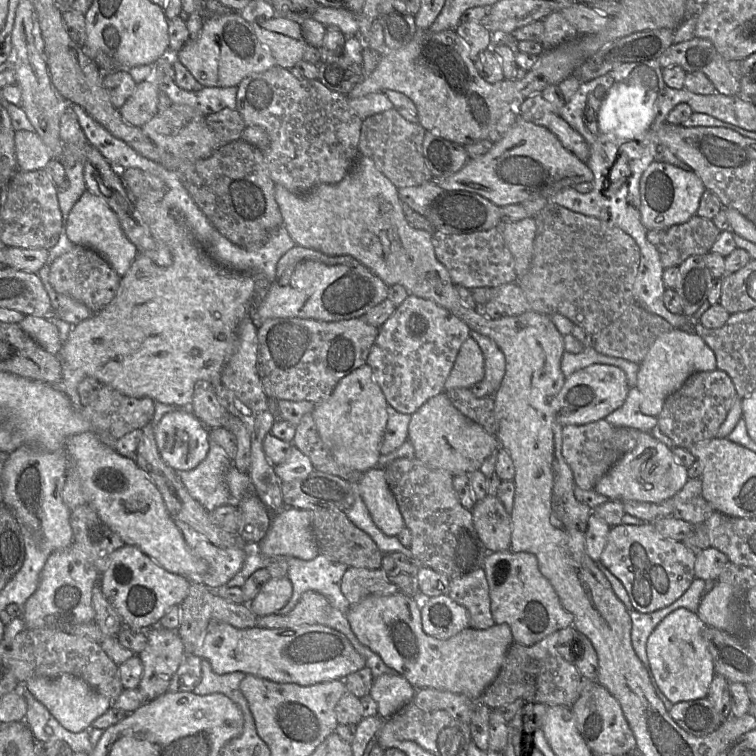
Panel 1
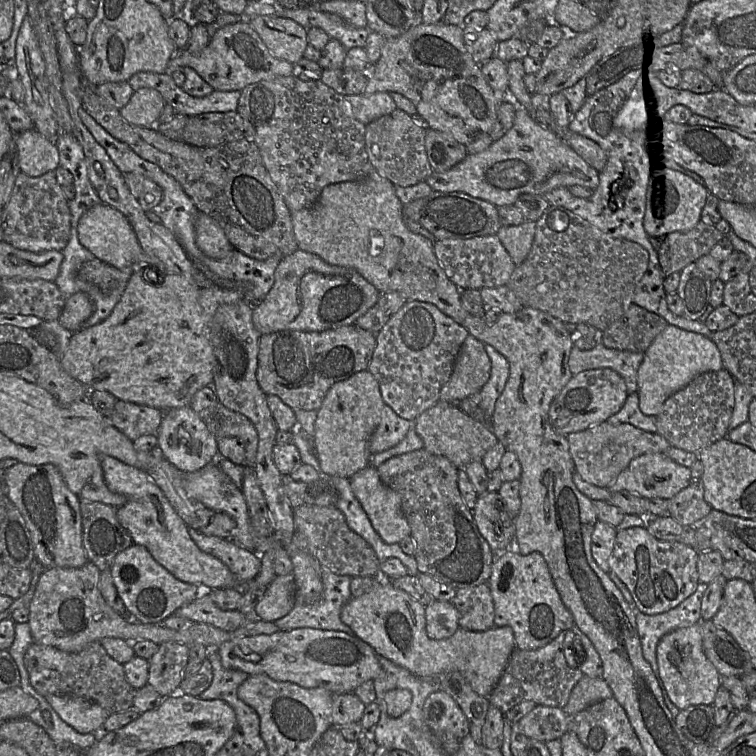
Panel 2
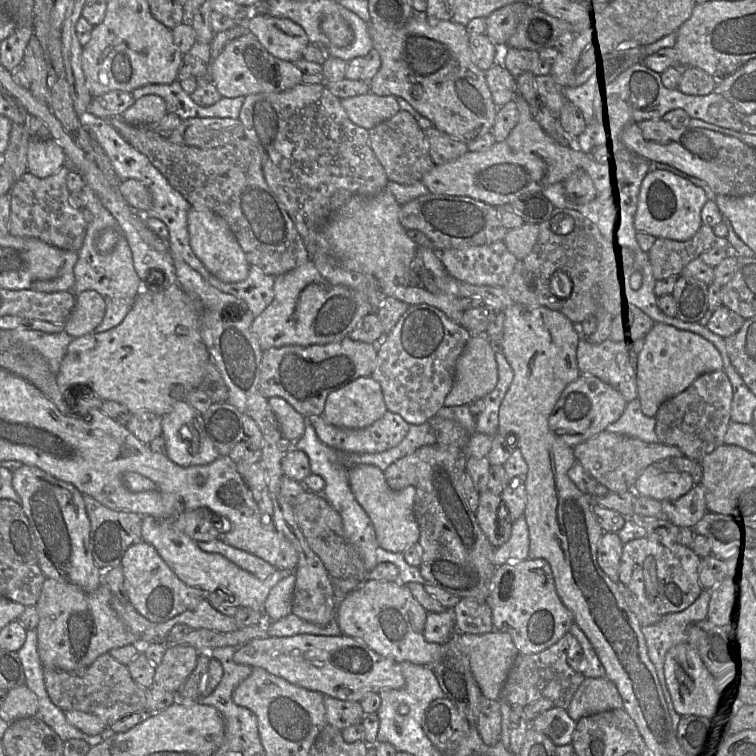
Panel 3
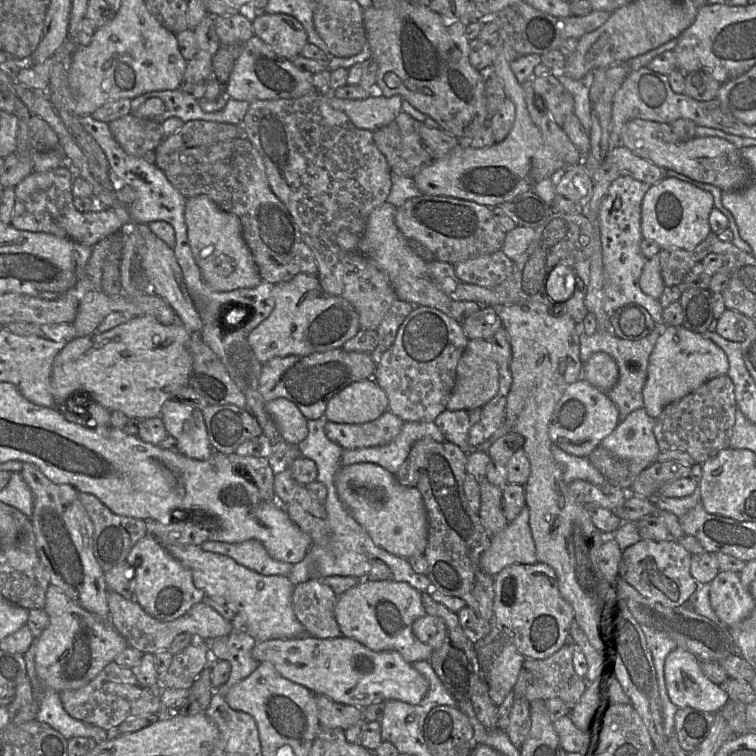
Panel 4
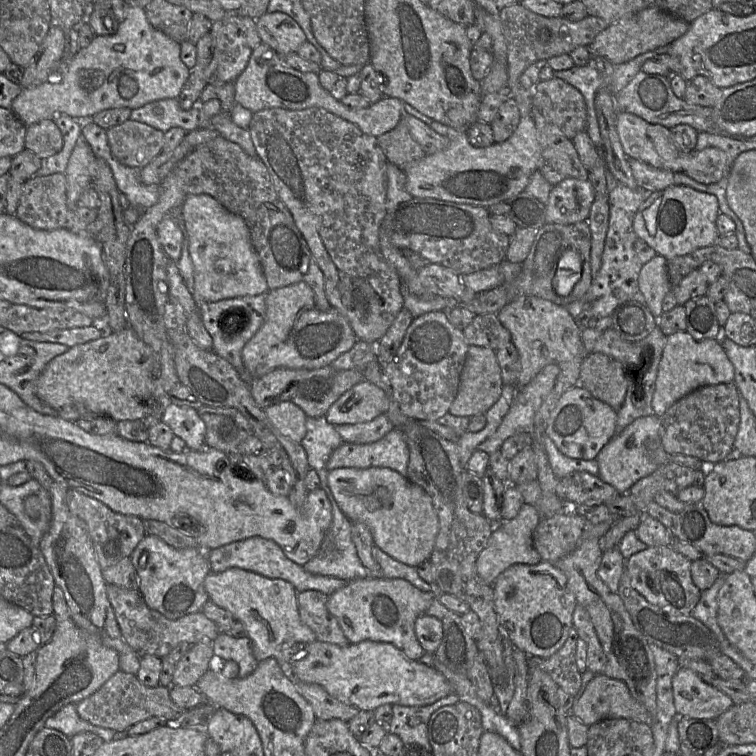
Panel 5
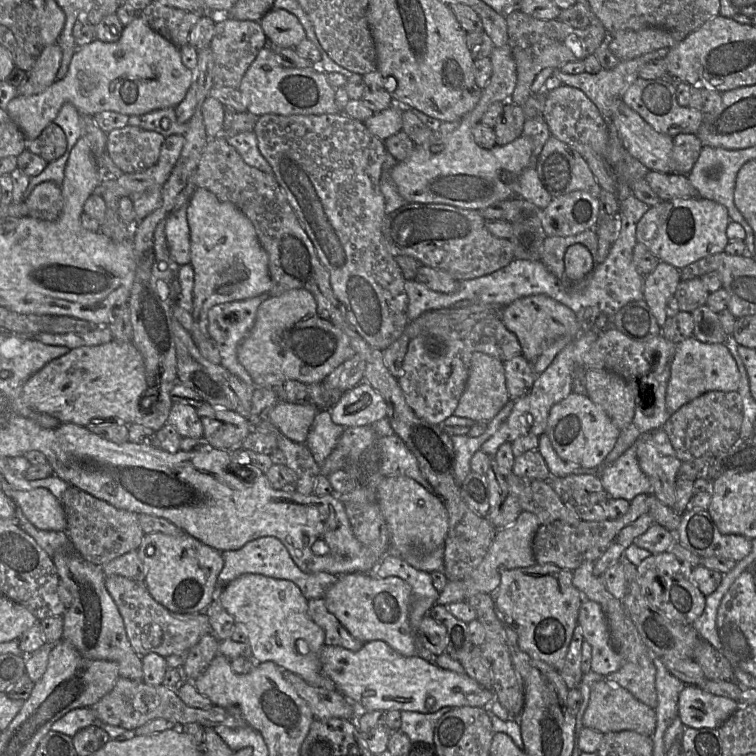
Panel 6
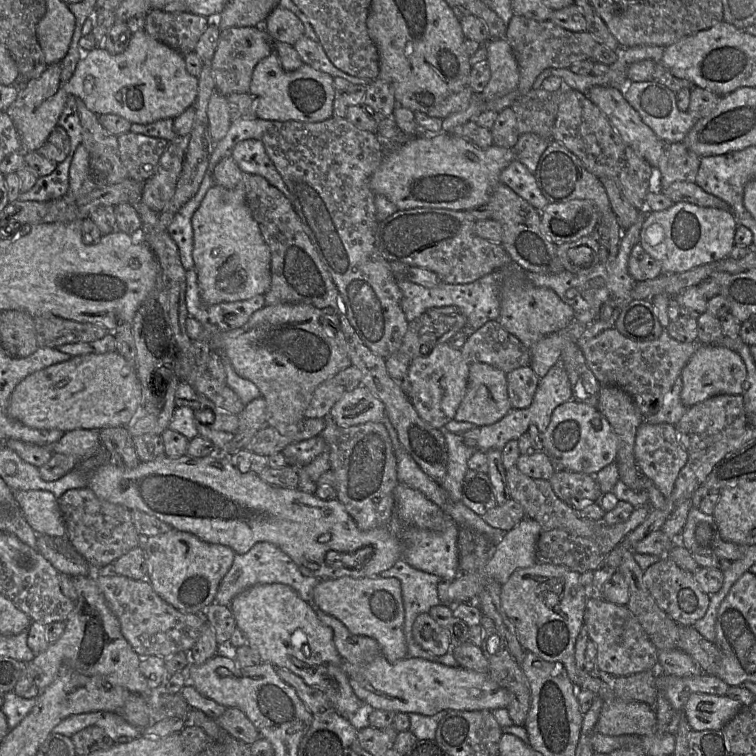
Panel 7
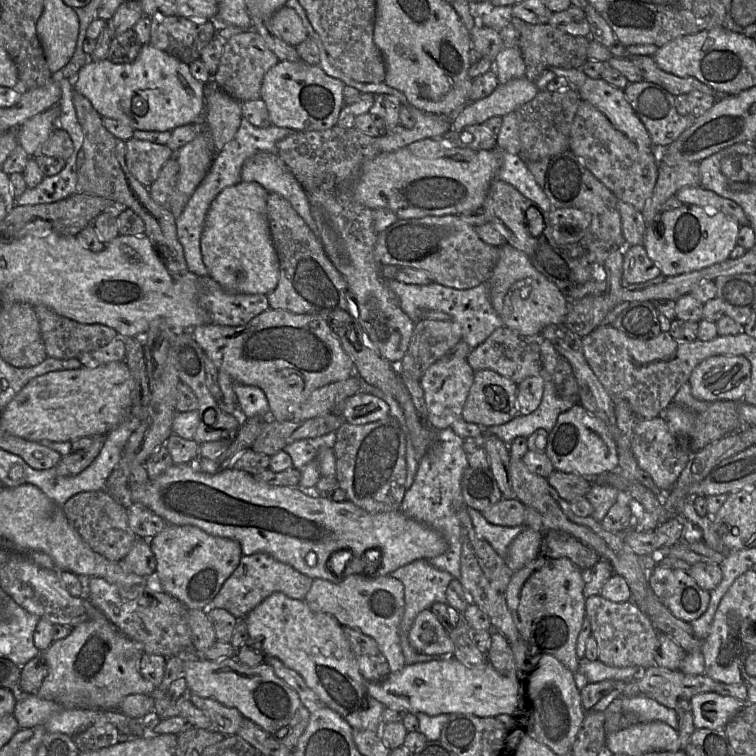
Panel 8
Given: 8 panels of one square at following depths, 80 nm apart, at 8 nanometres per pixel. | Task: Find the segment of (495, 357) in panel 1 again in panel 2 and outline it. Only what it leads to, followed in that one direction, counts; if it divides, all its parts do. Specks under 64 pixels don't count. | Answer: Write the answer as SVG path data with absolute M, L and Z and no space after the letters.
M489 344L484 345L491 361L491 374L489 380L480 391L482 396L480 407L484 411L486 418L489 420L490 426L495 403L504 390L509 377L509 363L493 346Z

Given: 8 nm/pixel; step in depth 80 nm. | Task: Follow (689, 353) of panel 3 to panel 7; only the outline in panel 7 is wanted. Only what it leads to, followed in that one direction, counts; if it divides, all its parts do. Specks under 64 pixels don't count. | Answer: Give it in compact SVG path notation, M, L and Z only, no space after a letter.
M701 344L681 372L681 401L688 408L712 396L729 394L743 395L747 369L741 356L727 347Z

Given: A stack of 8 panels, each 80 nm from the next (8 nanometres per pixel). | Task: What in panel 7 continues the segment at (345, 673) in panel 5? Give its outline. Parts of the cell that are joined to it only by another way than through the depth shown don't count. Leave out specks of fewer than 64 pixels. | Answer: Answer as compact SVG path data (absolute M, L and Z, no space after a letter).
M379 654L366 664L343 661L342 668L356 696L373 709L430 716L442 710L492 711L506 708L510 703L508 691L491 680L488 672L450 667L422 658L407 656L391 663L383 654Z

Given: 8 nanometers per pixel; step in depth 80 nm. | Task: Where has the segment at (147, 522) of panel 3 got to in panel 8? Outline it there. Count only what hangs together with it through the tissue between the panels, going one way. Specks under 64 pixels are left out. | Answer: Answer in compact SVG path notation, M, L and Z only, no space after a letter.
M274 592L258 604L243 619L249 639L261 644L266 656L278 658L286 667L296 671L320 699L321 703L341 715L353 730L380 732L381 715L385 706L367 692L367 681L363 678L343 626L331 615L313 611L304 600L289 598L282 592Z

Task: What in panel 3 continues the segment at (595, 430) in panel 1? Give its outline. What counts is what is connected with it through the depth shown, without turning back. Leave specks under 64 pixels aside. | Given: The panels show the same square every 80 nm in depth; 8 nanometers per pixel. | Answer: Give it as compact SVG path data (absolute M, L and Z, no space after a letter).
M603 431L582 443L572 447L575 459L585 471L605 486L608 491L623 493L632 490L639 475L653 463L683 455L674 446L657 443L646 443L640 439L621 434Z

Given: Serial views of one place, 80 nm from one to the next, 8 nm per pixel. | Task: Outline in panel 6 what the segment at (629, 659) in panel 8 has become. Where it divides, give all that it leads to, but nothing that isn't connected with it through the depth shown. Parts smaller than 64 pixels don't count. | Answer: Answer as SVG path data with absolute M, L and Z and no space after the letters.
M583 598L579 608L577 625L582 628L584 640L592 648L591 670L600 675L617 671L623 664L623 659L611 644L608 622L600 604Z

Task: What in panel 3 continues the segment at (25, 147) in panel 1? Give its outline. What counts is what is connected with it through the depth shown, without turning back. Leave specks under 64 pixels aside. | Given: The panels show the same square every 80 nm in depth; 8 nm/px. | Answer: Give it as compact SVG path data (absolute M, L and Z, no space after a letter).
M30 139L27 150L28 173L44 178L55 174L66 163L64 151L55 140Z

